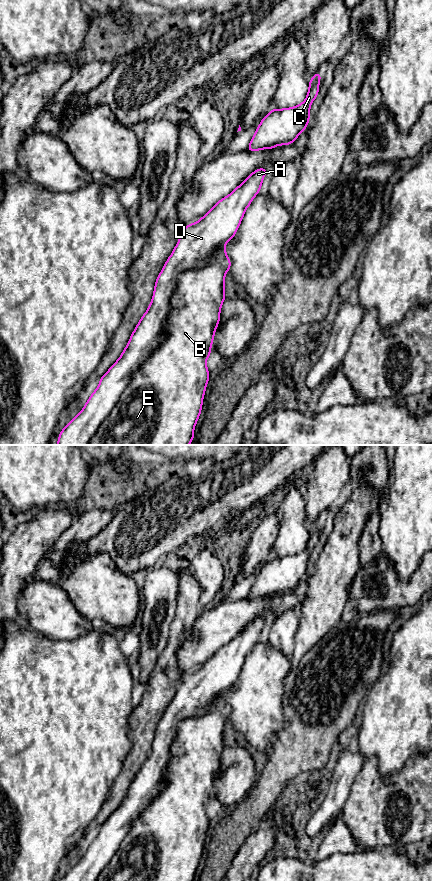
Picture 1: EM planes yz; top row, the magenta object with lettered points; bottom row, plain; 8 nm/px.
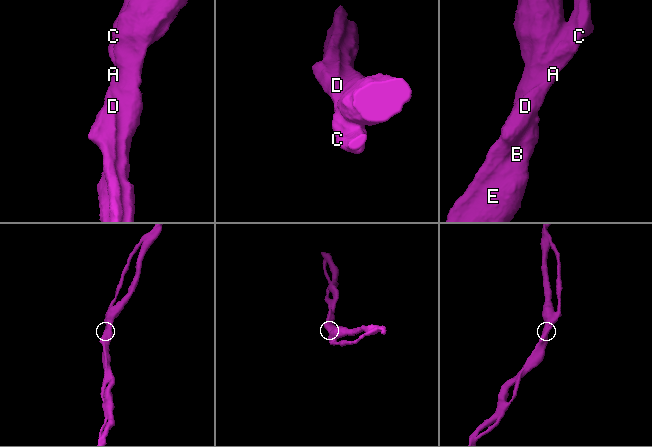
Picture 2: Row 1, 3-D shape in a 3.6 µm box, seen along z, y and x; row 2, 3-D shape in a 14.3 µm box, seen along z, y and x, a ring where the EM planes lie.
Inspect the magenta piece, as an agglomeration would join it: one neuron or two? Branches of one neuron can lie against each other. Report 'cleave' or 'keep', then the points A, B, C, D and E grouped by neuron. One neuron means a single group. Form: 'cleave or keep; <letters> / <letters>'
keep; A B C D E

